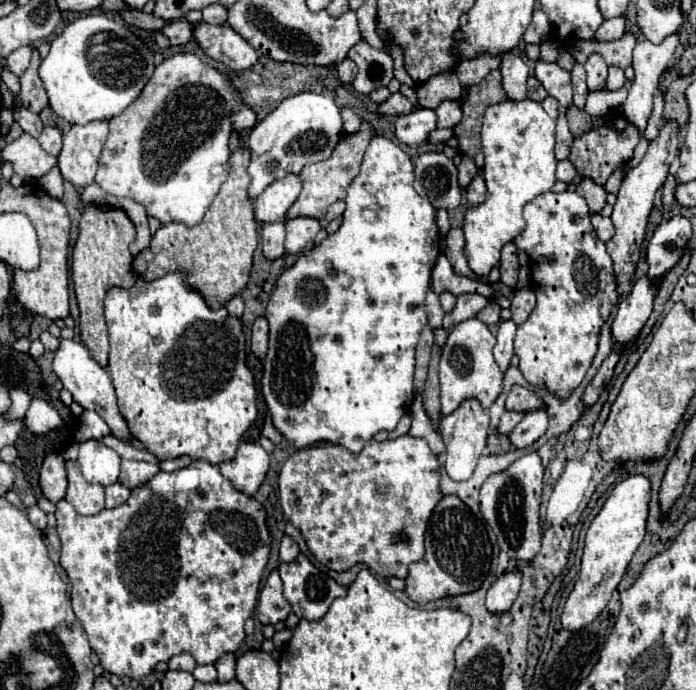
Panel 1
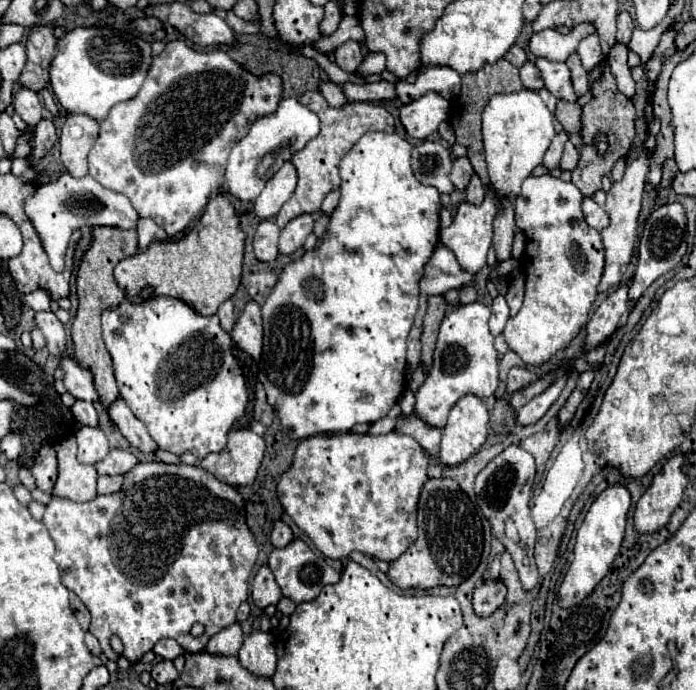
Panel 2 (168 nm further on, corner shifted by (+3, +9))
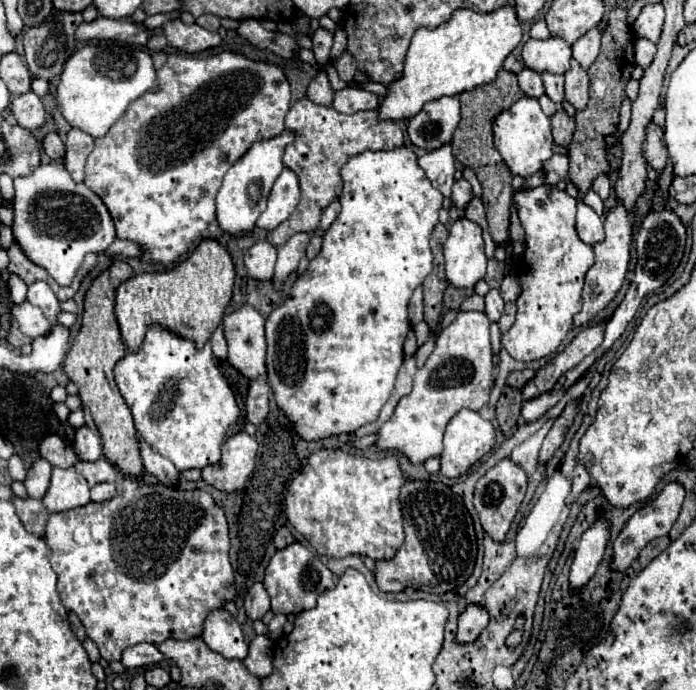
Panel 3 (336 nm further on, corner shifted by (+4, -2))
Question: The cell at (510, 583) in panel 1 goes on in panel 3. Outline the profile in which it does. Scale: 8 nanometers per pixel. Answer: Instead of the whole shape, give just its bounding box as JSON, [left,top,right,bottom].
[456,604,490,642]

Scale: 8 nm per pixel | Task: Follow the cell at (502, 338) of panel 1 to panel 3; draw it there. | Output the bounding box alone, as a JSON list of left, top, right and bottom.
[486,290,504,322]

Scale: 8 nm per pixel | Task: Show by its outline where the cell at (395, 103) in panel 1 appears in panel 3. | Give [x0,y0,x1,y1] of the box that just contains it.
[334,88,378,114]

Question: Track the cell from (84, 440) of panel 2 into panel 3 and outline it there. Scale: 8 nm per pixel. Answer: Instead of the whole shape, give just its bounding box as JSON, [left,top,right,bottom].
[72,426,102,462]

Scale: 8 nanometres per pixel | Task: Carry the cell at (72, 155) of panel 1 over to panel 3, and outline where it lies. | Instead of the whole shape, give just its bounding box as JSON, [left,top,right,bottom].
[64,128,94,182]

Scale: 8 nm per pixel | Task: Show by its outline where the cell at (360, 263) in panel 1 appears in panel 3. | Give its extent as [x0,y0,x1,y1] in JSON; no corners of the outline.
[266,146,444,440]

